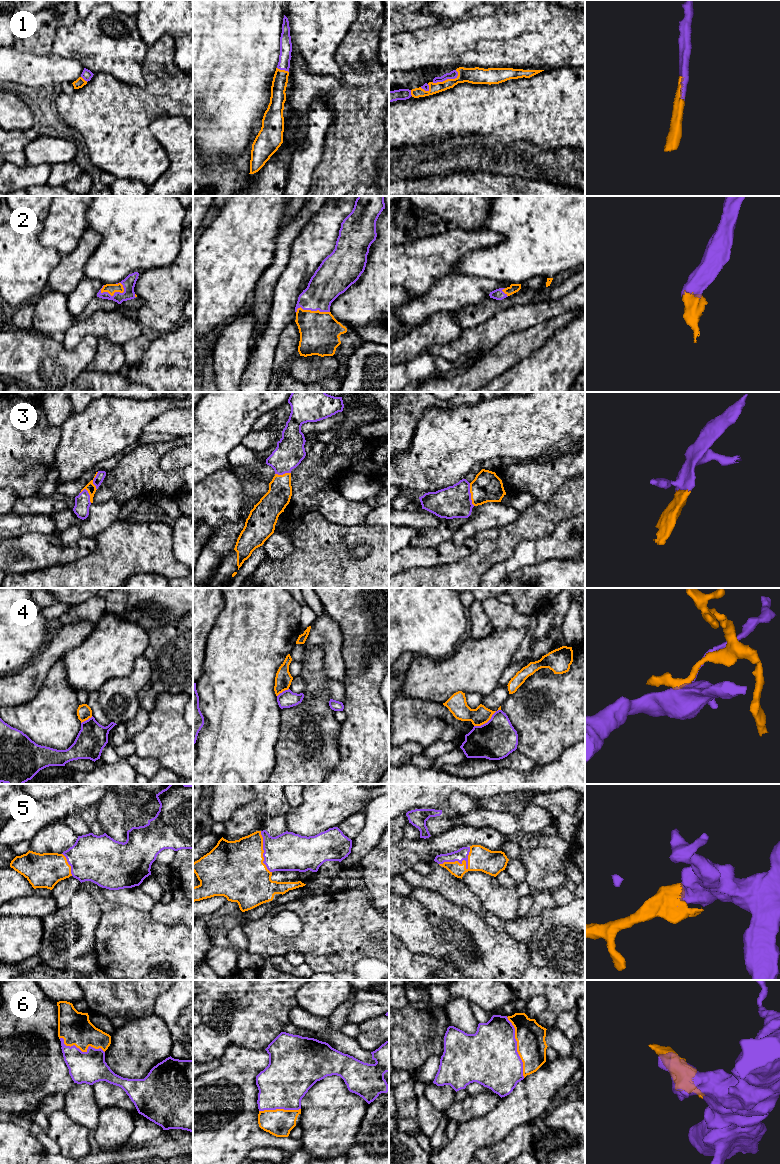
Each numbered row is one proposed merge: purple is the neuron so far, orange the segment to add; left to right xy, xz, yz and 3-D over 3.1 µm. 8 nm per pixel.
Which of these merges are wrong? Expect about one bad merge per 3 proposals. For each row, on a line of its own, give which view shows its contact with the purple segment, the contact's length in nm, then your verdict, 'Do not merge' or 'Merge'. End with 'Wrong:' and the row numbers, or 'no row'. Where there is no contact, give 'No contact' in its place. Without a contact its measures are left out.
1: Touches purple in yz. Shared border 240 nm. Merge
2: Touches purple in xy. Shared border 200 nm. Merge
3: Touches purple in yz. Shared border 190 nm. Merge
4: Touches purple in yz. Shared border 260 nm. Do not merge
5: Touches purple in yz. Shared border 300 nm. Merge
6: Touches purple in yz. Shared border 500 nm. Merge
Wrong: 4

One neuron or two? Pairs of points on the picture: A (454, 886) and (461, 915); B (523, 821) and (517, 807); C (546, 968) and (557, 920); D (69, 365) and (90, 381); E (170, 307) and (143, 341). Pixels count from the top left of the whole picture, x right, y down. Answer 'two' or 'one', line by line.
A: two
B: two
C: one
D: two
E: two

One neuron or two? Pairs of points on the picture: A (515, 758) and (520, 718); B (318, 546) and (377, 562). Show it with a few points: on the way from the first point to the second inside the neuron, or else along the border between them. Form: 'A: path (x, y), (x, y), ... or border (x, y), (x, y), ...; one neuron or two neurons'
A: border (516, 749), (536, 763); two neurons
B: path (333, 561), (337, 565), (362, 565); one neuron

